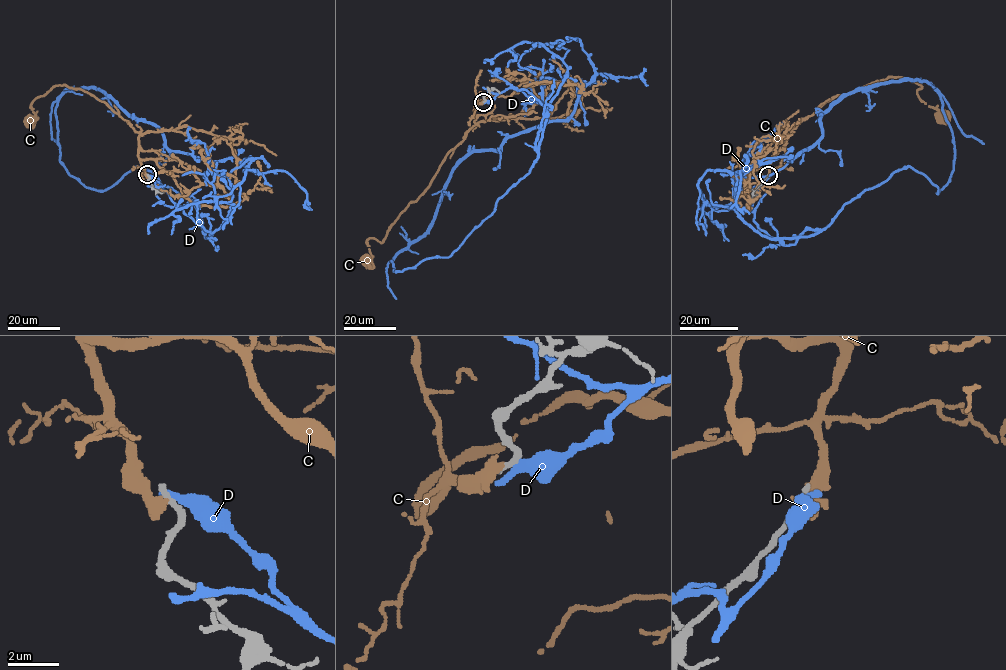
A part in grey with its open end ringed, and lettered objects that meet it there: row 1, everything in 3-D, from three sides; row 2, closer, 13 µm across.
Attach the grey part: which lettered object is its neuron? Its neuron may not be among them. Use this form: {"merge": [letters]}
{"merge": []}

